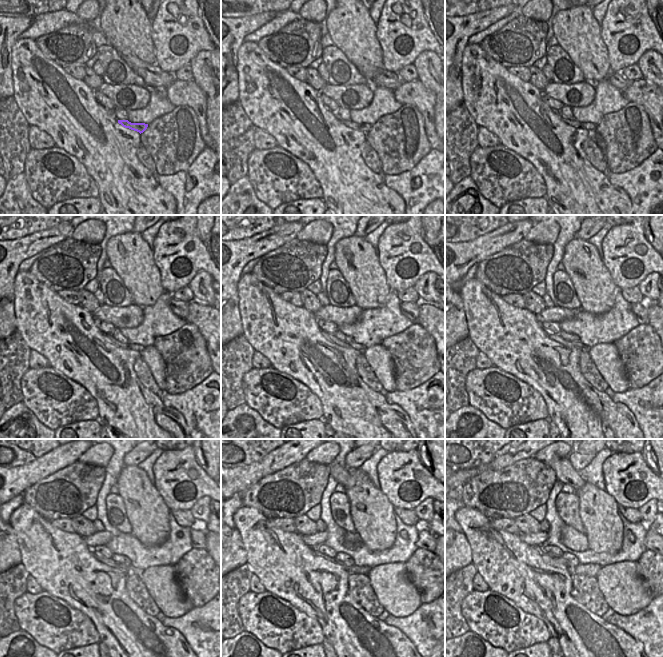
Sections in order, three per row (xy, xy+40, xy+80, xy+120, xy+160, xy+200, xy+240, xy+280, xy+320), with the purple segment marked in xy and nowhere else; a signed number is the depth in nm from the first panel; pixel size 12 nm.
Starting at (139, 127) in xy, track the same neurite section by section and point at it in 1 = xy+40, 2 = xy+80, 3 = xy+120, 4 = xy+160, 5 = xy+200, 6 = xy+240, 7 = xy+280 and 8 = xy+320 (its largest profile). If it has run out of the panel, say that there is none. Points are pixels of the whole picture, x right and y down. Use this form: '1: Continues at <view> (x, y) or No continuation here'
1: Continues at xy+40 (365, 127)
2: Continues at xy+80 (590, 127)
3: Continues at xy+120 (135, 347)
4: Continues at xy+160 (331, 337)
5: Continues at xy+200 (555, 337)
6: Continues at xy+240 (101, 558)
7: Continues at xy+280 (332, 560)
8: Continues at xy+320 (556, 562)

